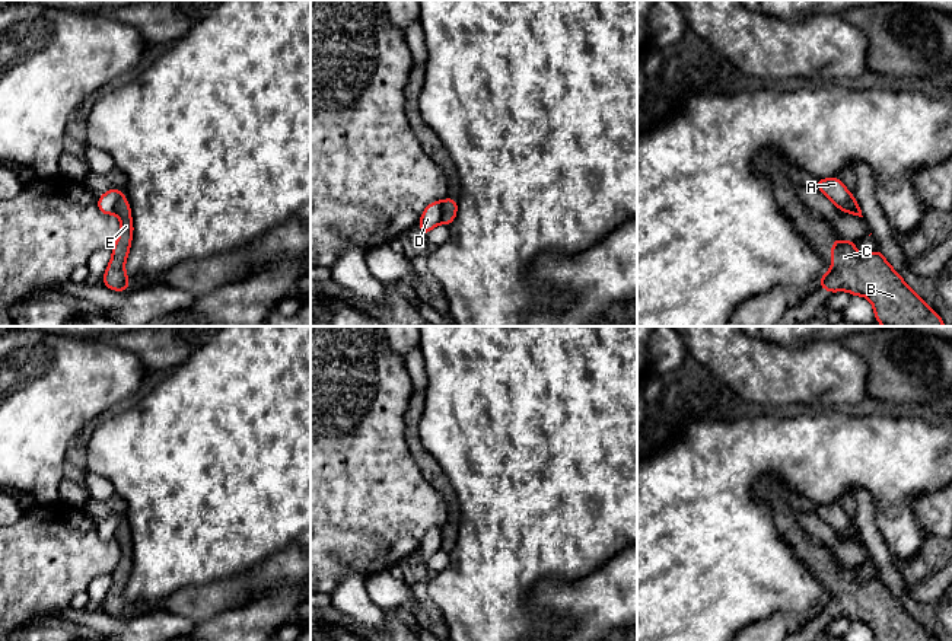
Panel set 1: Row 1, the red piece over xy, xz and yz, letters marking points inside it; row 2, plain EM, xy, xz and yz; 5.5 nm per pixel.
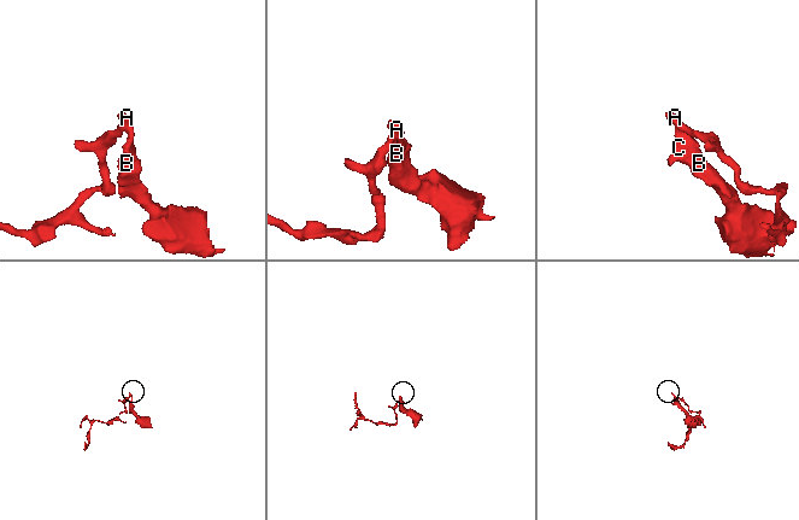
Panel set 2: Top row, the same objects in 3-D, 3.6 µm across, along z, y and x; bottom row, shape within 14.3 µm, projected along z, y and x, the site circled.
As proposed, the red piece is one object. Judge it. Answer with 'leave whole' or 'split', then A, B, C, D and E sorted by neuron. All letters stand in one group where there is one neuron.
split; groups A D / B C E

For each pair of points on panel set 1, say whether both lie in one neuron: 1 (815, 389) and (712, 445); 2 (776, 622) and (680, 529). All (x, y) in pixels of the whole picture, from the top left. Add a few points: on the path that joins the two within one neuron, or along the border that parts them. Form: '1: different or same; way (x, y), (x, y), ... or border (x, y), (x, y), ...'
1: different; border (770, 408), (776, 411)
2: different; border (790, 619), (782, 614), (770, 614), (747, 625)

